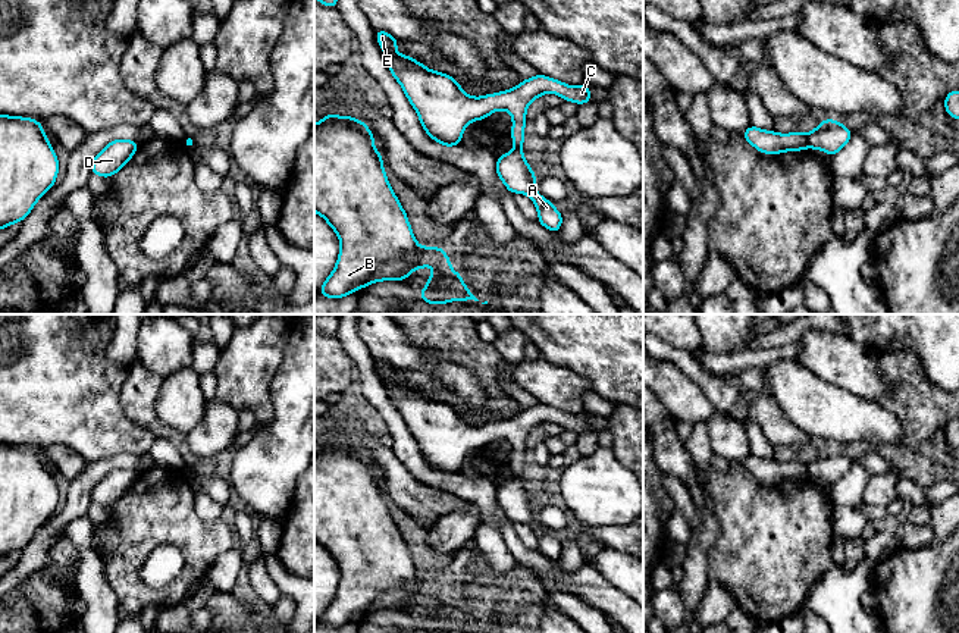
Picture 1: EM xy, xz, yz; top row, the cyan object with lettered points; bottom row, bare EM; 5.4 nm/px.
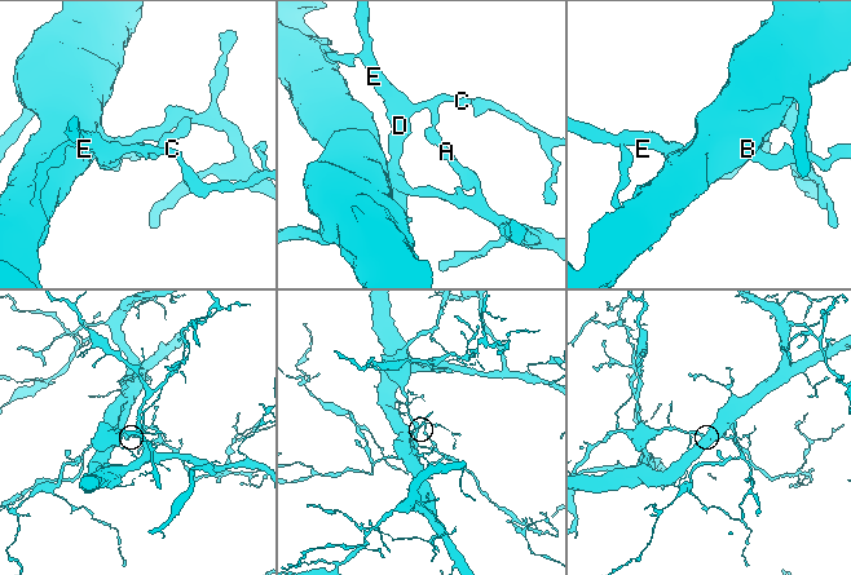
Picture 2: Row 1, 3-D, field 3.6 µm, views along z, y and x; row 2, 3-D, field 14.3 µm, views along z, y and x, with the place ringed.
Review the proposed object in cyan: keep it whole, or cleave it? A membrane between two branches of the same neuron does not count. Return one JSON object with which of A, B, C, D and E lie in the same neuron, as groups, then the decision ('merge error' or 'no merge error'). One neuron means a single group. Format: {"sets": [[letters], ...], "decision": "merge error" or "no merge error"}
{"sets": [["A", "B"], ["C", "D", "E"]], "decision": "merge error"}

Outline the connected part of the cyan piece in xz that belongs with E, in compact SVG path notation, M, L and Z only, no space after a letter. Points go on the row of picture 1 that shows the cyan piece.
M376 29L376 38L386 54L392 76L417 112L423 129L445 147L461 144L463 132L470 122L486 119L496 110L507 110L513 117L513 144L515 150L521 150L526 137L526 110L533 100L551 93L579 106L590 101L587 84L571 87L540 73L511 90L471 97L452 76L427 69L402 53L395 54L398 40L386 31Z

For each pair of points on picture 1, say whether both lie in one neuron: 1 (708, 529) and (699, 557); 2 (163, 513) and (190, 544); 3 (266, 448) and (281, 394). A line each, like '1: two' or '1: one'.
1: one
2: one
3: one

